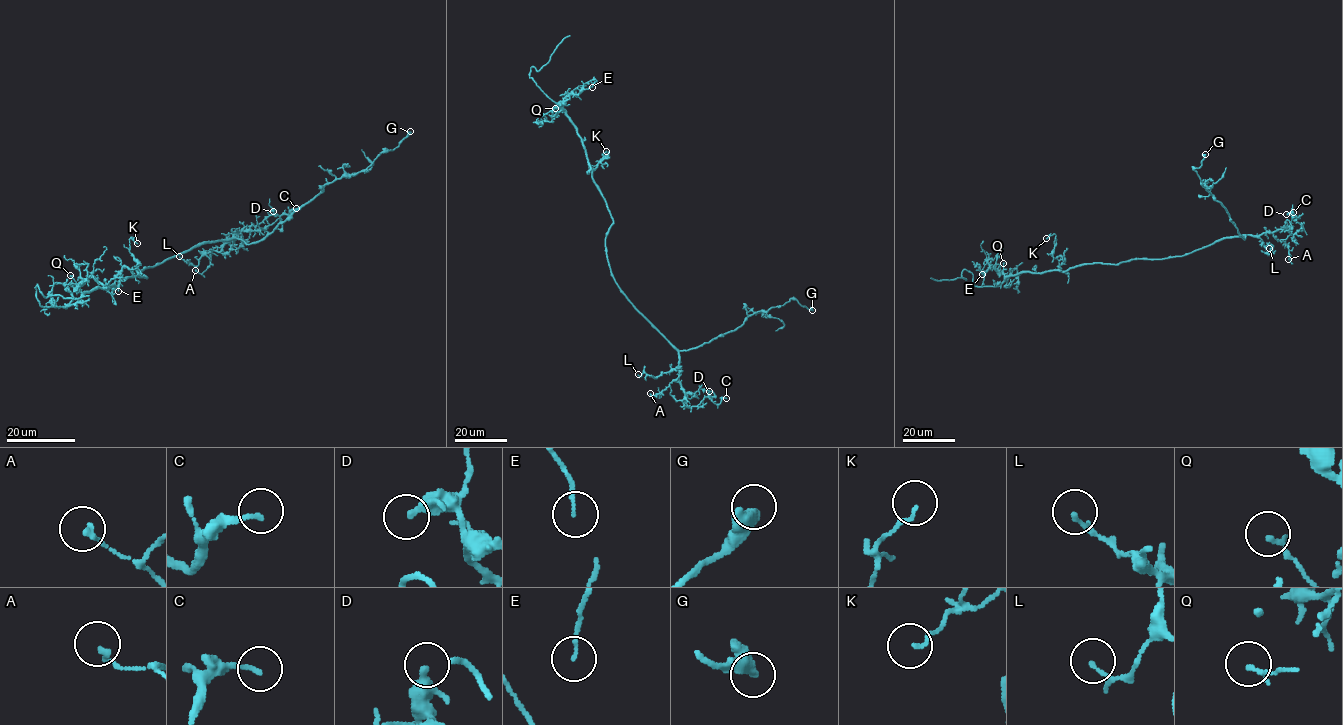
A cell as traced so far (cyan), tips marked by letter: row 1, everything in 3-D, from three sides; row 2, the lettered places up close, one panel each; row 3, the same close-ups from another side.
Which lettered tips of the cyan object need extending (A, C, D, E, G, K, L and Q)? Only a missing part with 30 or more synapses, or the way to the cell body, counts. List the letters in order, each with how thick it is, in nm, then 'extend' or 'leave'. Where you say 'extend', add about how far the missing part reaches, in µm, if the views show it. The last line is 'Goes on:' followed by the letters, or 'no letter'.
A: calibre 180 nm; leave
C: calibre 150 nm; leave
D: calibre 340 nm; leave
E: calibre 100 nm; leave
G: calibre 340 nm; leave
K: calibre 110 nm; leave
L: calibre 80 nm; leave
Q: calibre 160 nm; leave
Goes on: no letter

